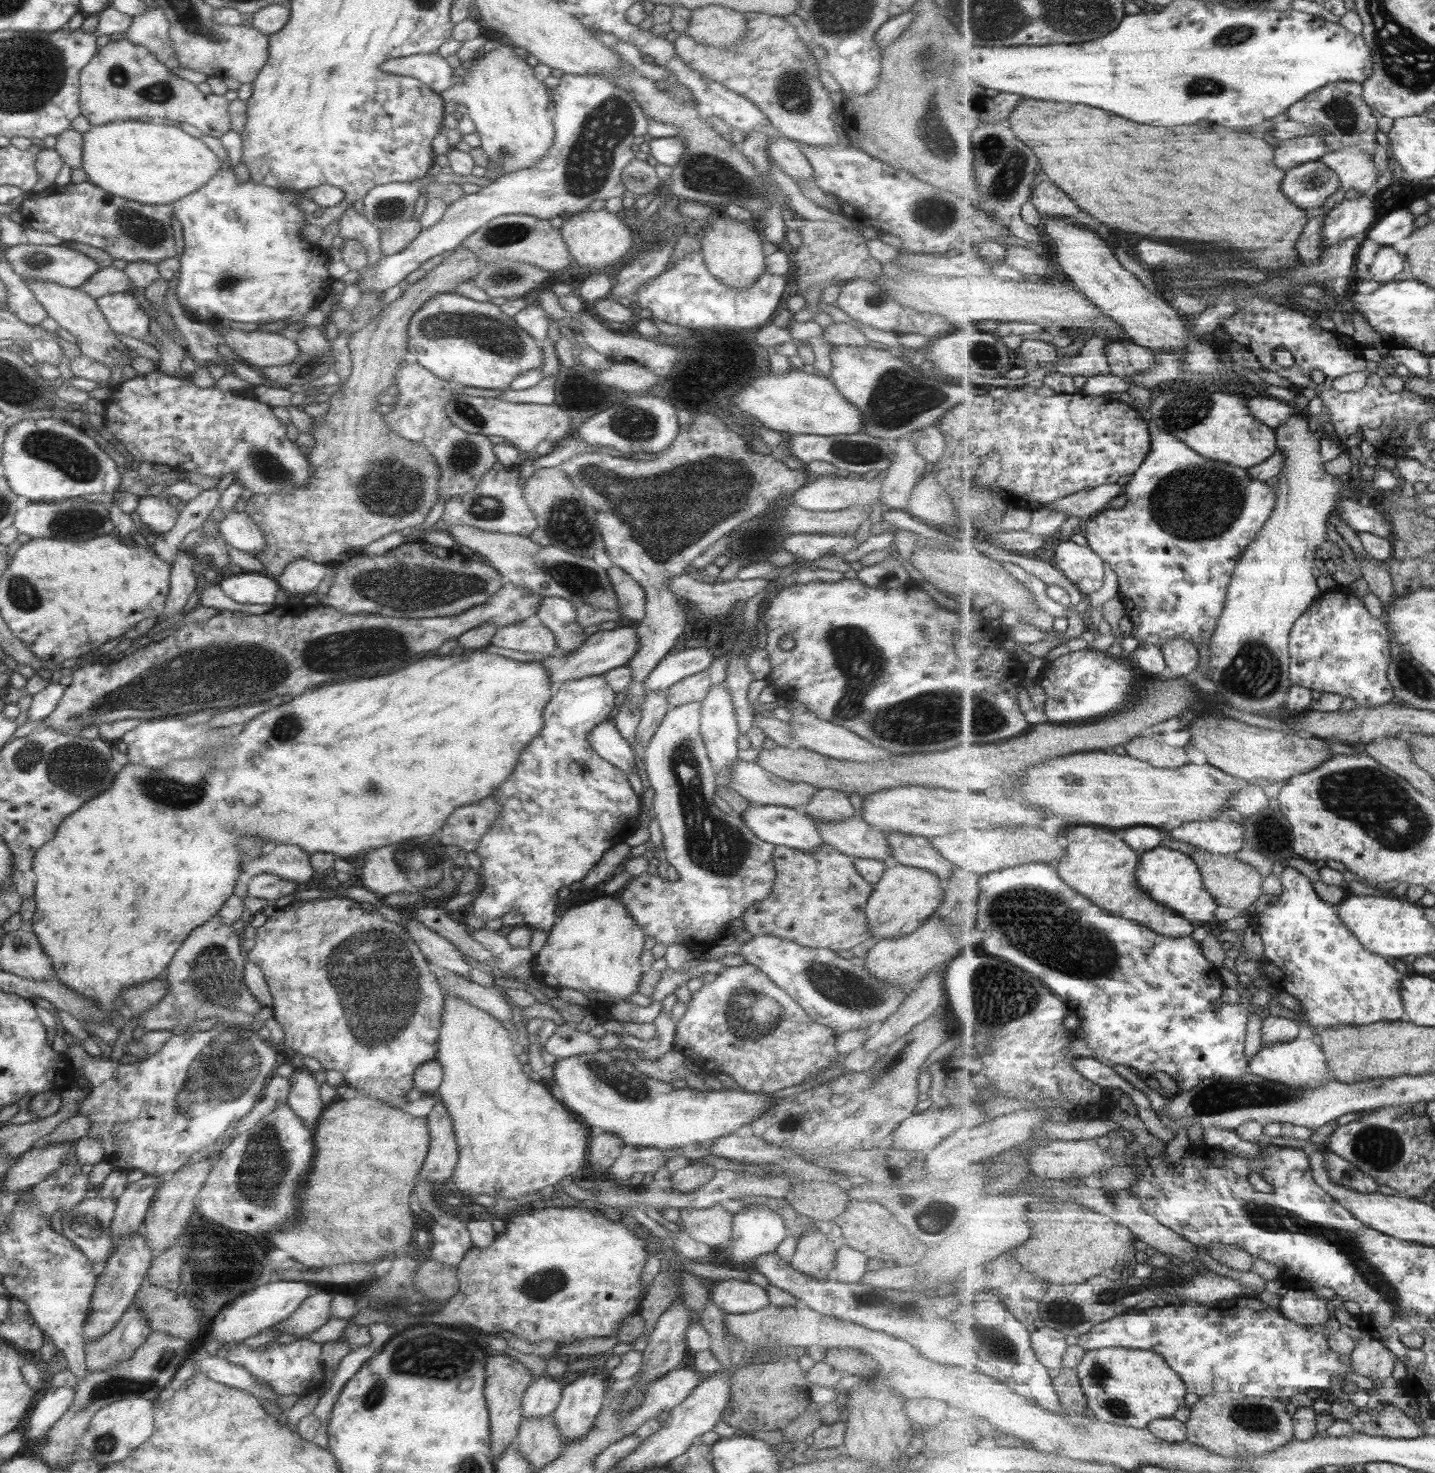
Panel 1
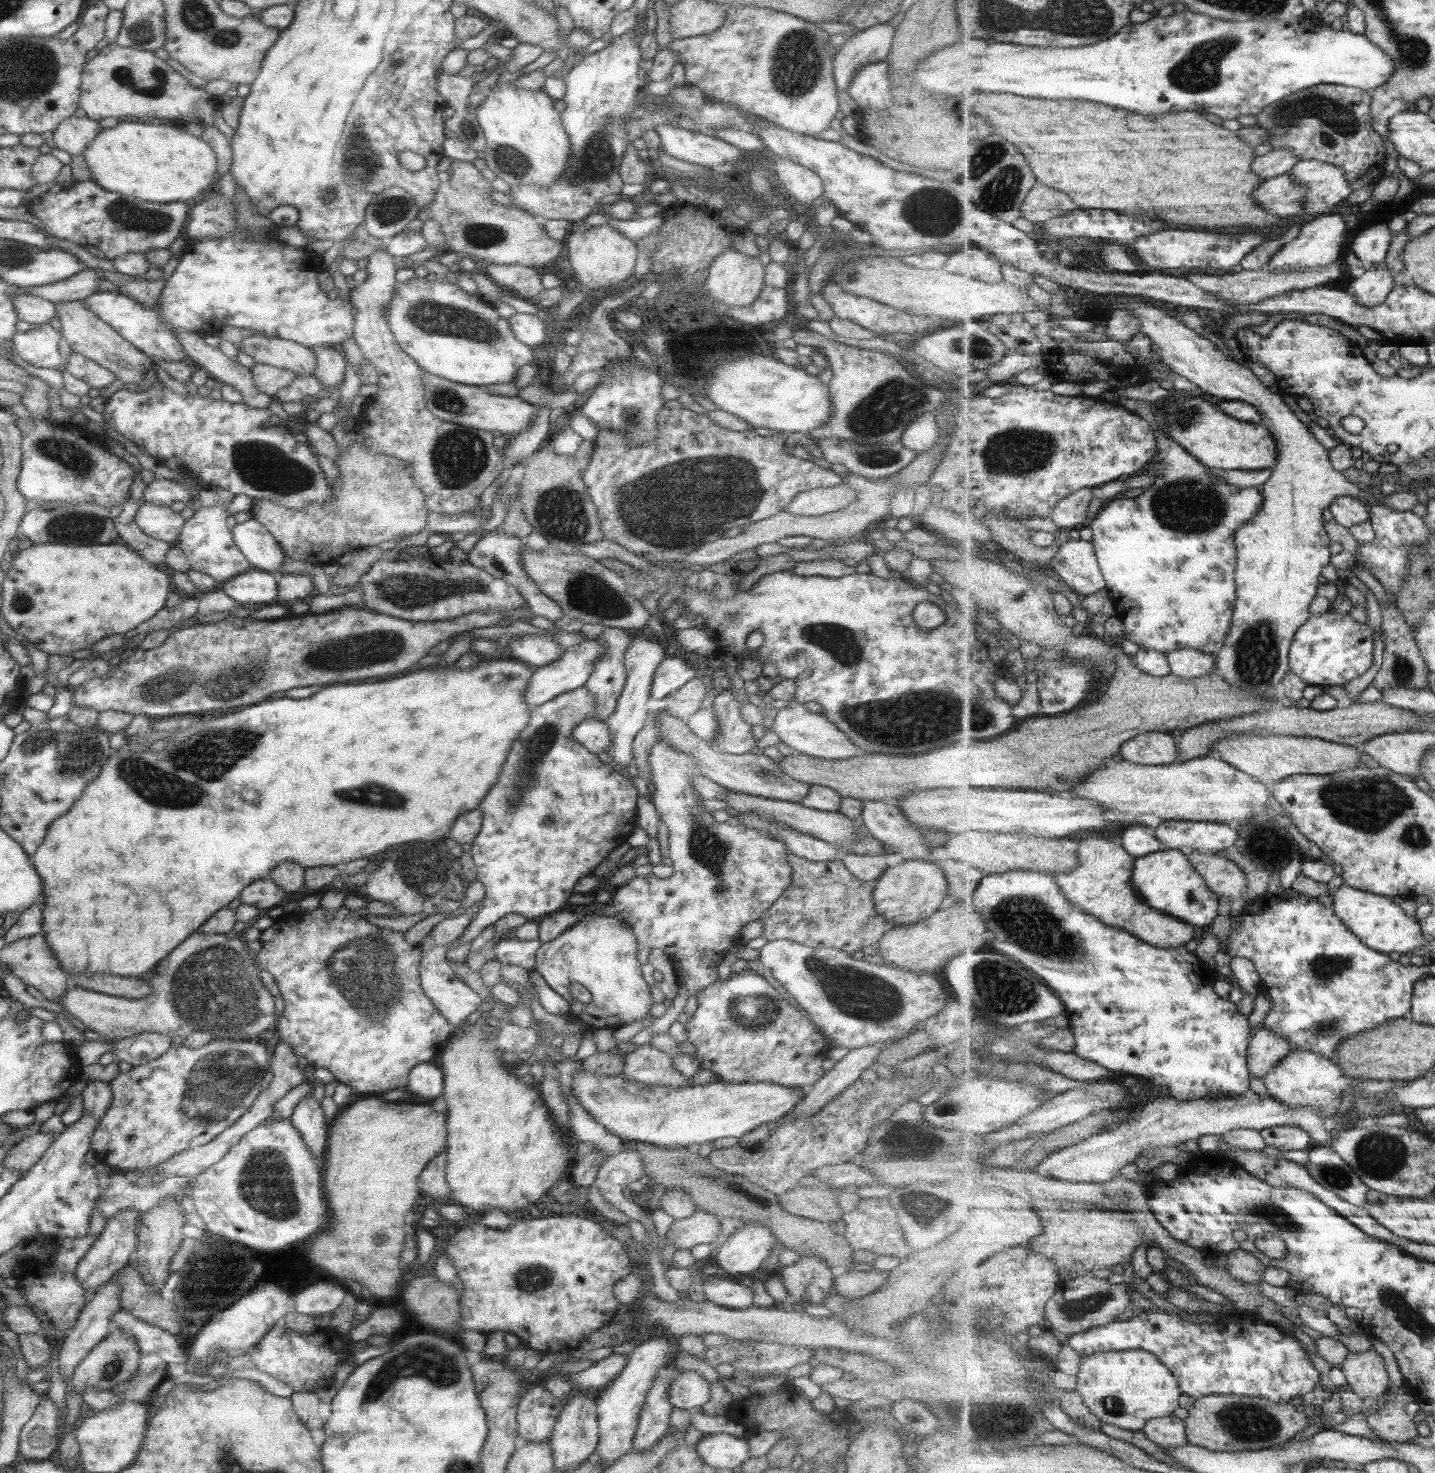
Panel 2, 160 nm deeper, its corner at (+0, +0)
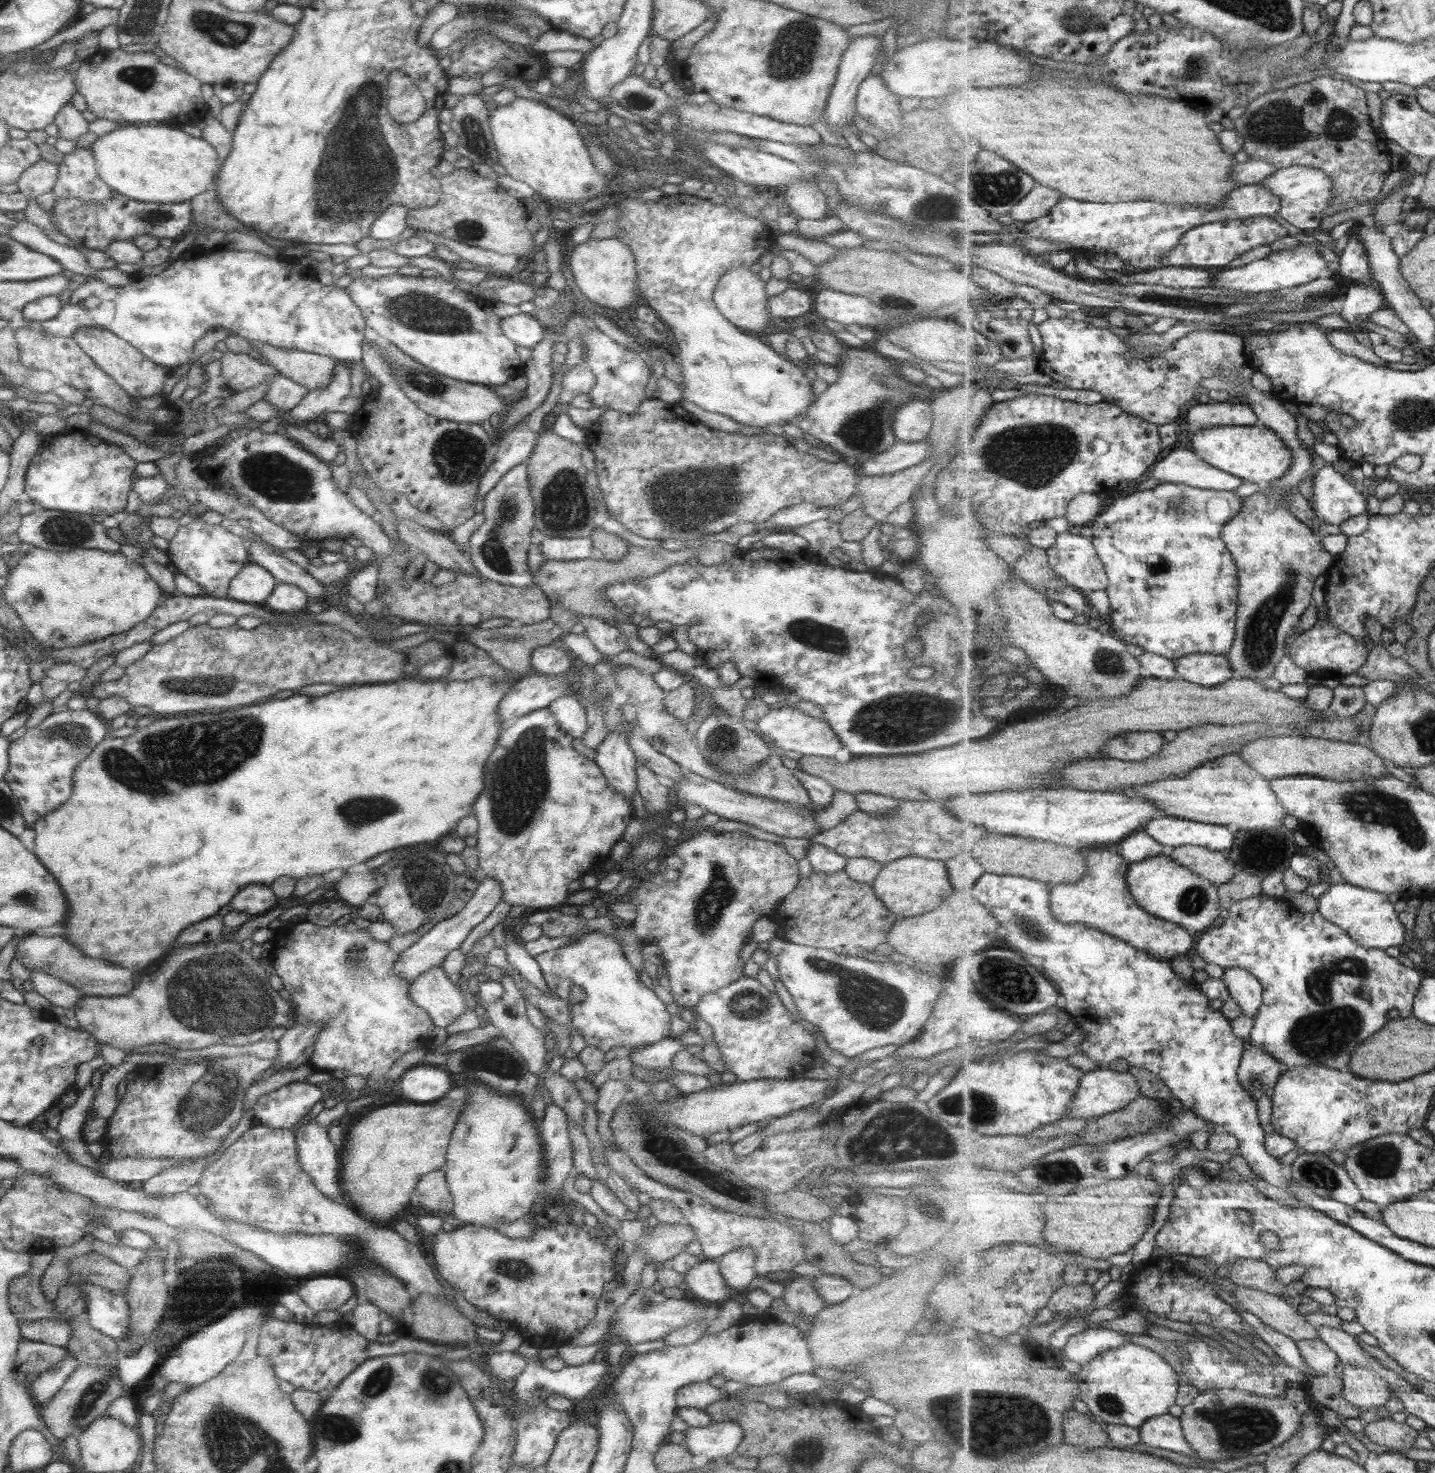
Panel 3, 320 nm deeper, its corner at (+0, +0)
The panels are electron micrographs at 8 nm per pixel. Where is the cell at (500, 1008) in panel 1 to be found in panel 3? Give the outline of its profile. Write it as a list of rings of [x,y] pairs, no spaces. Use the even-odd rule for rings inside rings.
[[[436,966],[408,984],[408,999],[425,1011],[433,1027],[445,1028],[465,1012],[464,998],[458,988]]]

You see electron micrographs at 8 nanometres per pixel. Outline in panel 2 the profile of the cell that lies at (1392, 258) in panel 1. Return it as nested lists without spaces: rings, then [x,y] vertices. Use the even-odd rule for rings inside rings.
[[[1379,263],[1378,269],[1365,271],[1361,277],[1353,278],[1350,282],[1348,290],[1359,300],[1359,304],[1375,307],[1385,302],[1389,293],[1396,287],[1395,280],[1383,266],[1386,267],[1386,263]]]

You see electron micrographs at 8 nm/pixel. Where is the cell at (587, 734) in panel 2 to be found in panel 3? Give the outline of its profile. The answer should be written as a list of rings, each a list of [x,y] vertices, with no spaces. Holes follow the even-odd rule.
[[[577,692],[558,696],[547,706],[555,724],[571,738],[579,738],[586,729],[586,714]]]

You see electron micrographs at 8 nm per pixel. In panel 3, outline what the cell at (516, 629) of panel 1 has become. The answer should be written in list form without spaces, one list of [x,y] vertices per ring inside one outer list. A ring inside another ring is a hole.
[[[554,643],[534,648],[530,654],[530,663],[534,673],[549,676],[568,674],[573,670],[570,655]]]

